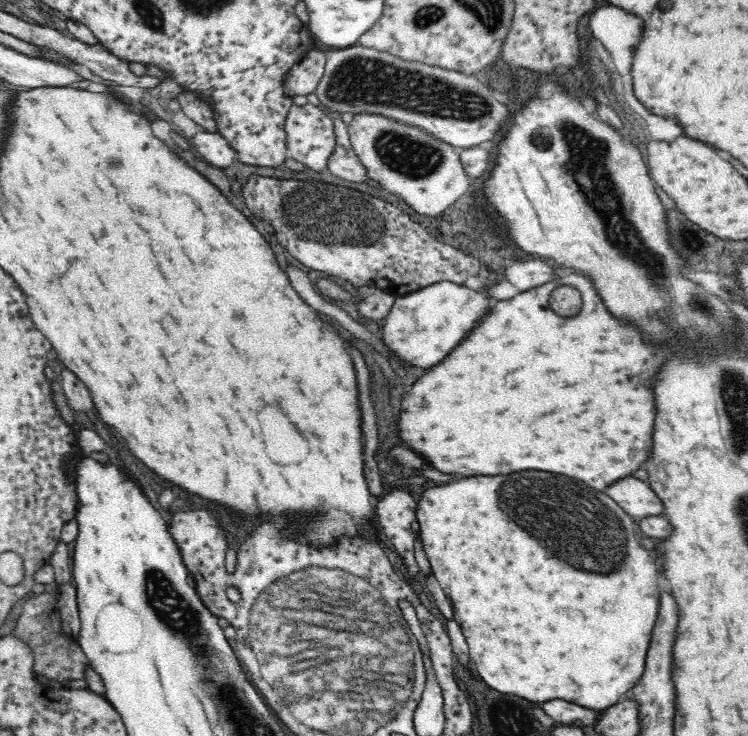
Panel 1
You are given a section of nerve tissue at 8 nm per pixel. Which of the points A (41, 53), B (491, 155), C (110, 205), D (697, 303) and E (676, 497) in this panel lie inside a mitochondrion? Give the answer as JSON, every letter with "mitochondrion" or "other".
{"A":"other","B":"other","C":"other","D":"mitochondrion","E":"other"}

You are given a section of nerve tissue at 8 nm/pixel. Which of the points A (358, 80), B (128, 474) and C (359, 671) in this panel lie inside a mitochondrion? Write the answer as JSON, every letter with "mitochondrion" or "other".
{"A":"mitochondrion","B":"other","C":"mitochondrion"}

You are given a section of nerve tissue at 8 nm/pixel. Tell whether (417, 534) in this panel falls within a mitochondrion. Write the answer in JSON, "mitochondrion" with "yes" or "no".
{"mitochondrion":"no"}

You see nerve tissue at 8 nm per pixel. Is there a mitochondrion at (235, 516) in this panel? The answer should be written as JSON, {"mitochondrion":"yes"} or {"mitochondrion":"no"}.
{"mitochondrion":"no"}

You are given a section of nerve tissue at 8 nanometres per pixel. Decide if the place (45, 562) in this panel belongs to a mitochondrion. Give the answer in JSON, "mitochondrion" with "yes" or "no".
{"mitochondrion":"no"}

